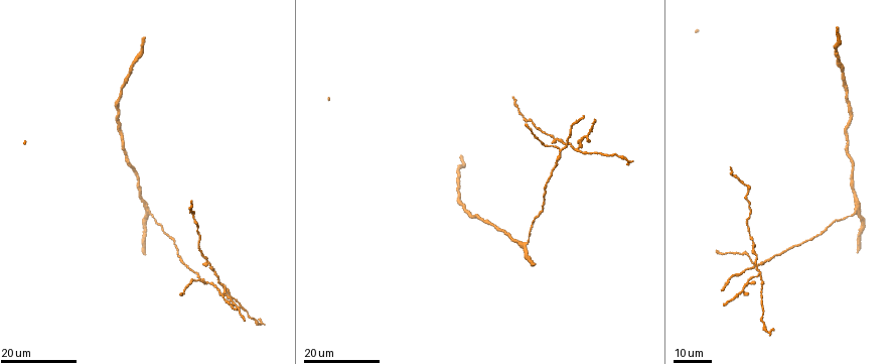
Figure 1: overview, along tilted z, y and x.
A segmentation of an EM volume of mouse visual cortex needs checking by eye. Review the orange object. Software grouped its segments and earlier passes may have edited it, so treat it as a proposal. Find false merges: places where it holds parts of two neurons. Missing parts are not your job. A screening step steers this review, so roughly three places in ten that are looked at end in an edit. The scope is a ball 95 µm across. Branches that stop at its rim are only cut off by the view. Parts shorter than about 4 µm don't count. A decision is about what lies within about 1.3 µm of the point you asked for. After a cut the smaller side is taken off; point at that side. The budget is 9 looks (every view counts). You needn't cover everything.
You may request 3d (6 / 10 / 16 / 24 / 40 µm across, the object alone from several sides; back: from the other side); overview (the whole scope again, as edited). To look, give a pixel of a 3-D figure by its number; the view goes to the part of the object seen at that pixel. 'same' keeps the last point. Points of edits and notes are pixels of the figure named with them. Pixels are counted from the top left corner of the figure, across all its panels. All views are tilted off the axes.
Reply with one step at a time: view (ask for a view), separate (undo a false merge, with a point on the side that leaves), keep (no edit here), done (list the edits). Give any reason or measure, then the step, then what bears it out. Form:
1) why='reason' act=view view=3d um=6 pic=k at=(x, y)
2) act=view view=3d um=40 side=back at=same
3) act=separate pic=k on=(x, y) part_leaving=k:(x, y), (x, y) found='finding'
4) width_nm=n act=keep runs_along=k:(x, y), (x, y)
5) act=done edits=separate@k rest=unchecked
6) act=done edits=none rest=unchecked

why='thick turns thin' act=view view=3d um=16 pic=1 at=(177, 256)

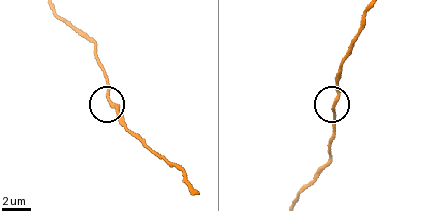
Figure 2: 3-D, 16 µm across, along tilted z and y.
act=view view=3d um=6 pic=2 at=(112, 102)

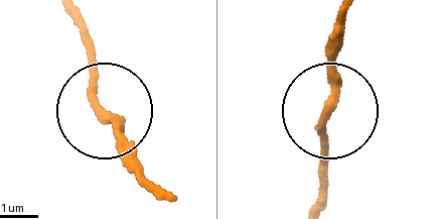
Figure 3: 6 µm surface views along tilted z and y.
act=keep runs_along=3:(75, 17), (95, 96), (135, 165) found='one neuron here'

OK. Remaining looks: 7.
act=view view=3d um=24 pic=1 at=(526, 246)

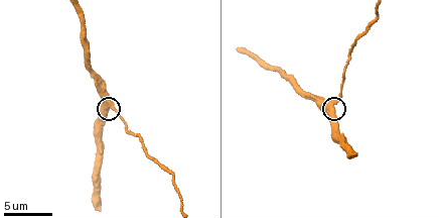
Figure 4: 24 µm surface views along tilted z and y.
act=view view=3d um=6 pic=4 at=(111, 106)

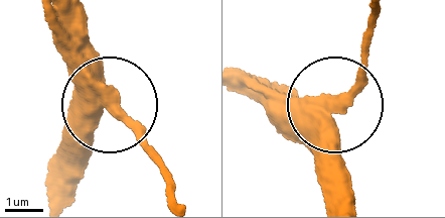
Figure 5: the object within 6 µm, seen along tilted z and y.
side_arm_um=13 act=keep runs_along=5:(241, 76), (333, 116), (343, 191) found='one neuron here'

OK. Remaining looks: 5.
why='arms part here' act=view view=3d um=16 pic=1 at=(759, 273)

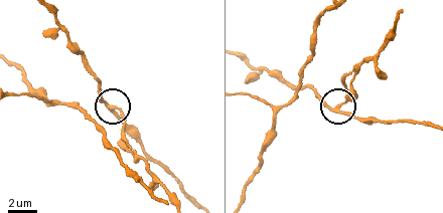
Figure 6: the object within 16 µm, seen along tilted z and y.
act=view view=3d um=6 pic=6 at=(113, 110)

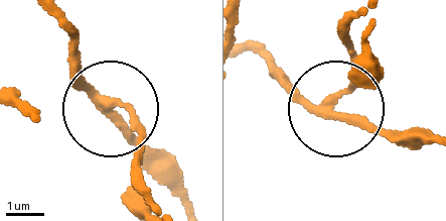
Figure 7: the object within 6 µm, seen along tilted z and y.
width_nm=210 act=separate pic=7 on=(140, 130) found='two neurons meet here'

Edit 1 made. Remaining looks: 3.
act=done edits=separate@7 rest=unchecked

